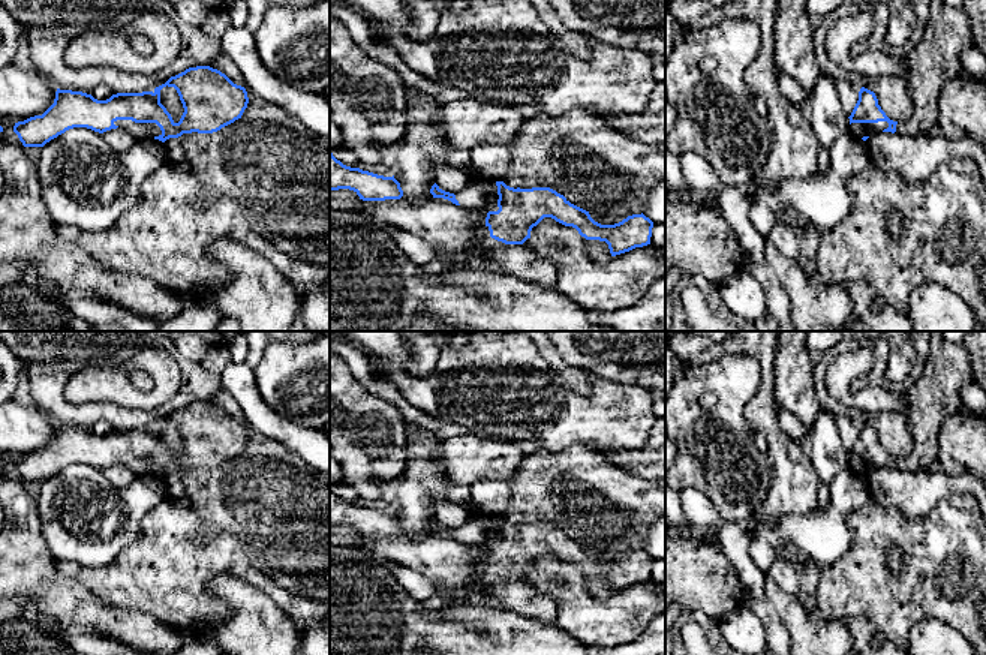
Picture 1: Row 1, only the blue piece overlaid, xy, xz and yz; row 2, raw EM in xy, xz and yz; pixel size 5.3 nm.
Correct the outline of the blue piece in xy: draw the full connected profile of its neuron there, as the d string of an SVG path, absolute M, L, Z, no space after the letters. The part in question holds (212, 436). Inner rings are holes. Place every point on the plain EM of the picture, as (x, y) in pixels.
M210 402L189 403L153 427L117 429L106 436L72 426L55 427L54 439L42 450L18 457L13 468L24 483L43 483L73 463L103 469L124 463L135 475L165 478L183 469L213 469L241 454L249 433L244 423ZM174 423L184 448L175 459L160 439L160 426Z

